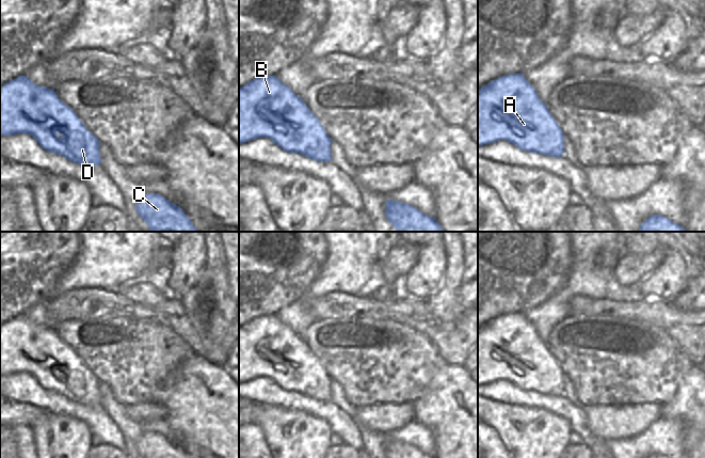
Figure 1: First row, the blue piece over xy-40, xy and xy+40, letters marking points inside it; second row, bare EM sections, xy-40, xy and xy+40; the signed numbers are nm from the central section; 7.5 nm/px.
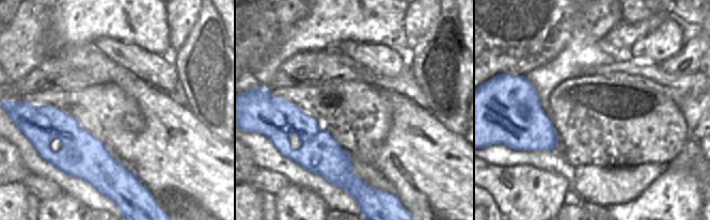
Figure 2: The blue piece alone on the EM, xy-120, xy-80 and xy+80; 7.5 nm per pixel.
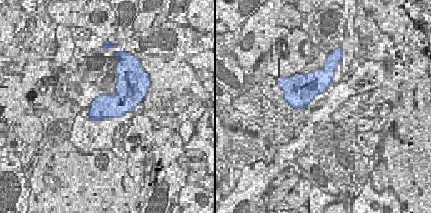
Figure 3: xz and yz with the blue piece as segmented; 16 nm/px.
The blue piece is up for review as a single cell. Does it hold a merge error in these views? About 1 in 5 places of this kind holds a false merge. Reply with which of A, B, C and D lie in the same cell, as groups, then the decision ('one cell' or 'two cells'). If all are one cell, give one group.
groups A B C D; one cell

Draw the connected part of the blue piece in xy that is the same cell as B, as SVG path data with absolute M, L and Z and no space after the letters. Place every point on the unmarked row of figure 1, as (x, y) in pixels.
M276 315L256 317L239 328L239 383L269 377L288 392L299 392L316 400L331 400L332 378L317 356Z

